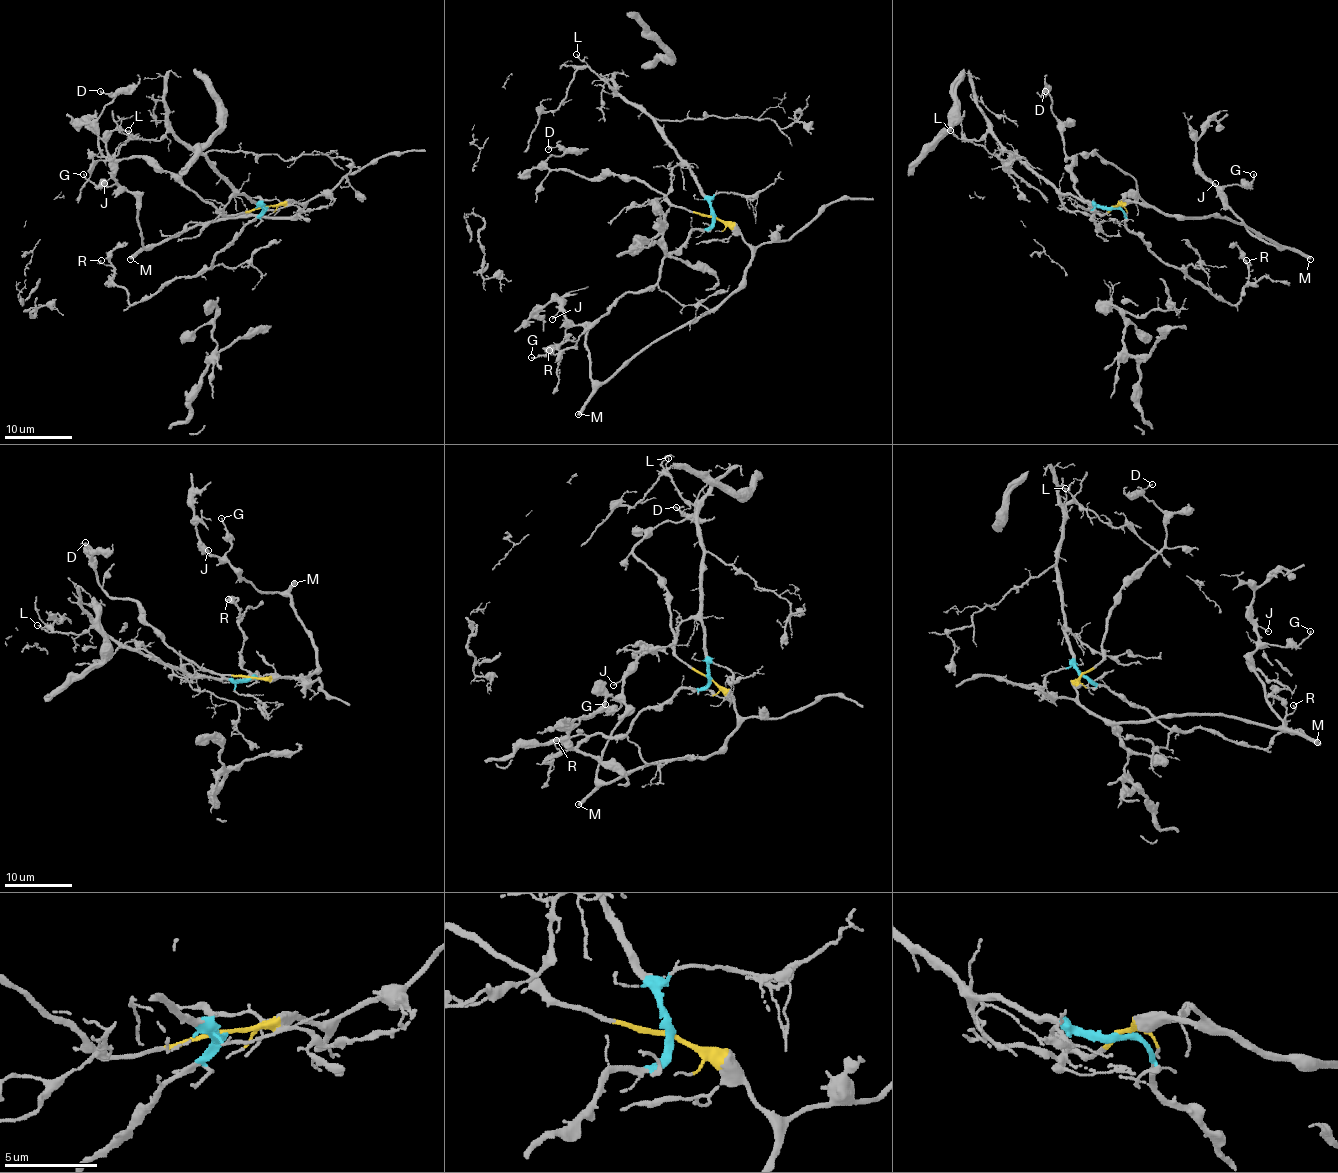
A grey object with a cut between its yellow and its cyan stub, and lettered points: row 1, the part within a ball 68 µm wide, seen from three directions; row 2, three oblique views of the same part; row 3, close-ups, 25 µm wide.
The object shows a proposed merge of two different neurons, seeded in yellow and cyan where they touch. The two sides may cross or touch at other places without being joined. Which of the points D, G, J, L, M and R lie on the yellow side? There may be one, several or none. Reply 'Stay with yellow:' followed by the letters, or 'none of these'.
Stay with yellow: D, G, J, M

